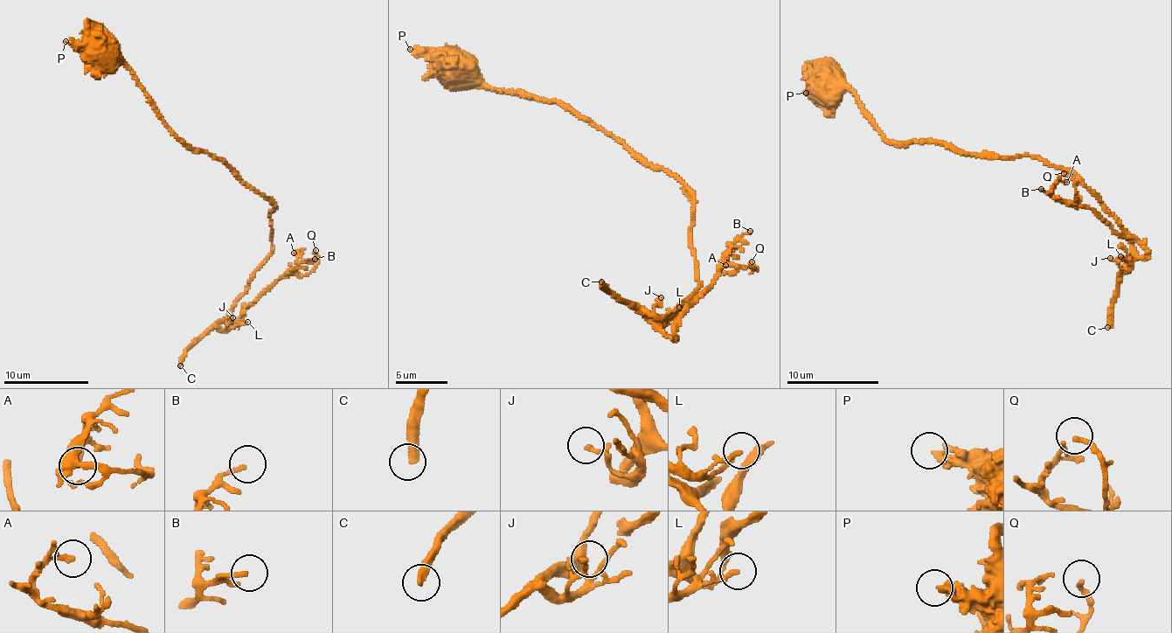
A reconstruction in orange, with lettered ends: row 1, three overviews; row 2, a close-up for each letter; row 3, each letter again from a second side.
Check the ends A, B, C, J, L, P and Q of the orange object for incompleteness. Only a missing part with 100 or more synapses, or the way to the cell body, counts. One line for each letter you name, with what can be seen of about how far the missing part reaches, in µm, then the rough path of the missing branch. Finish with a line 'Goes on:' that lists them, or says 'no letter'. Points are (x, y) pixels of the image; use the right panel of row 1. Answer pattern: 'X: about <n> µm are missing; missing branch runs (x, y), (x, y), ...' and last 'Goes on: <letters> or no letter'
C: about 300 µm are missing
Goes on: C

